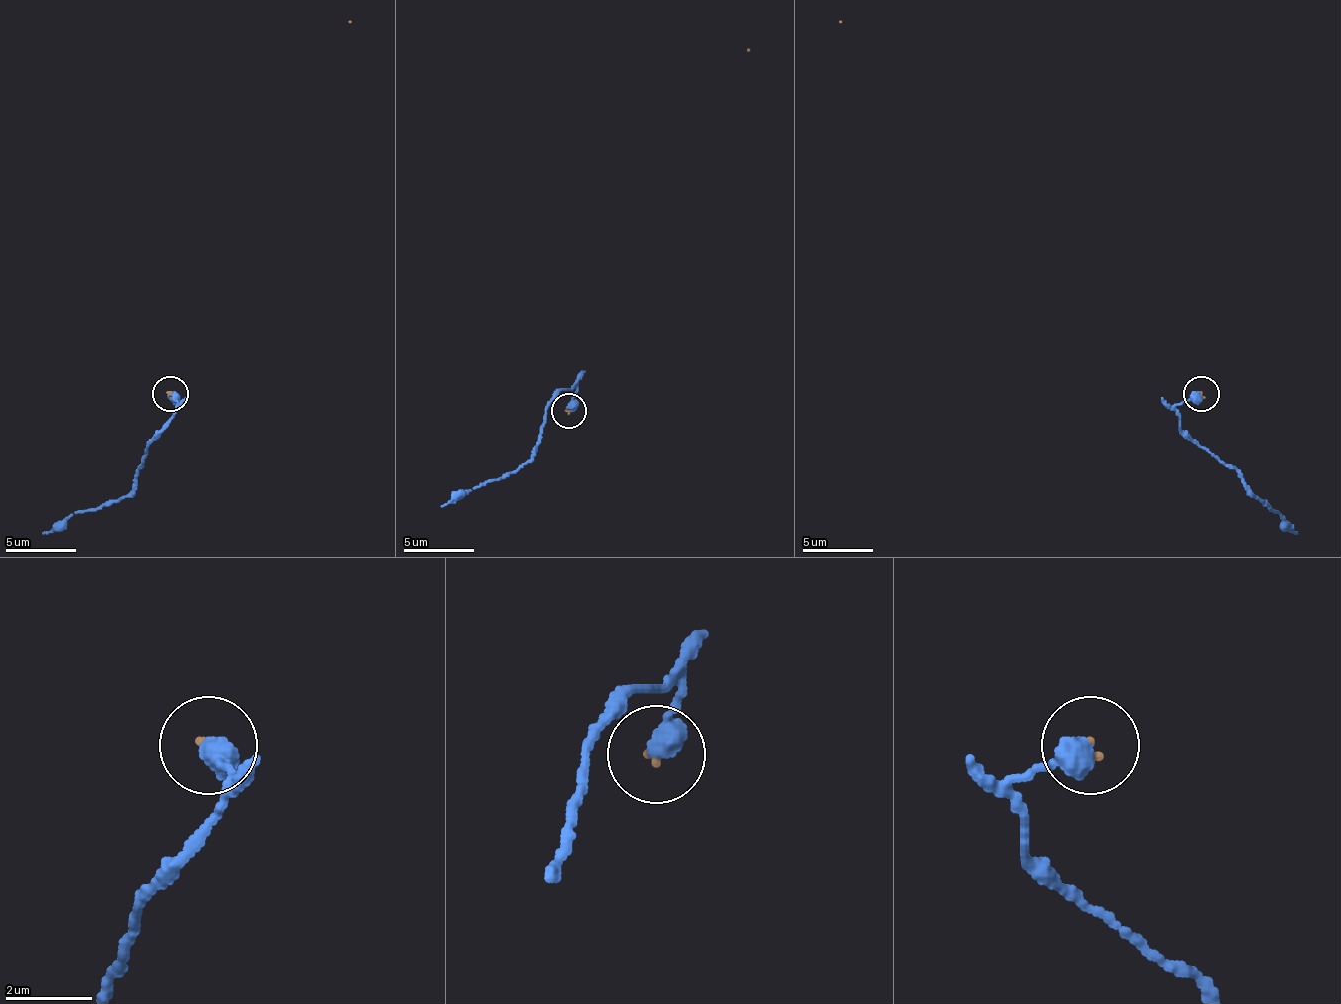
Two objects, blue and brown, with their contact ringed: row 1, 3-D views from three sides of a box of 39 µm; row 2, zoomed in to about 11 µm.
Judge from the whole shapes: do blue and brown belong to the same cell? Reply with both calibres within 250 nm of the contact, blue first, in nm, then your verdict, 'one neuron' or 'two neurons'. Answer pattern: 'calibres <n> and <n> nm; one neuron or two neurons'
calibres 480 and 140 nm; one neuron

